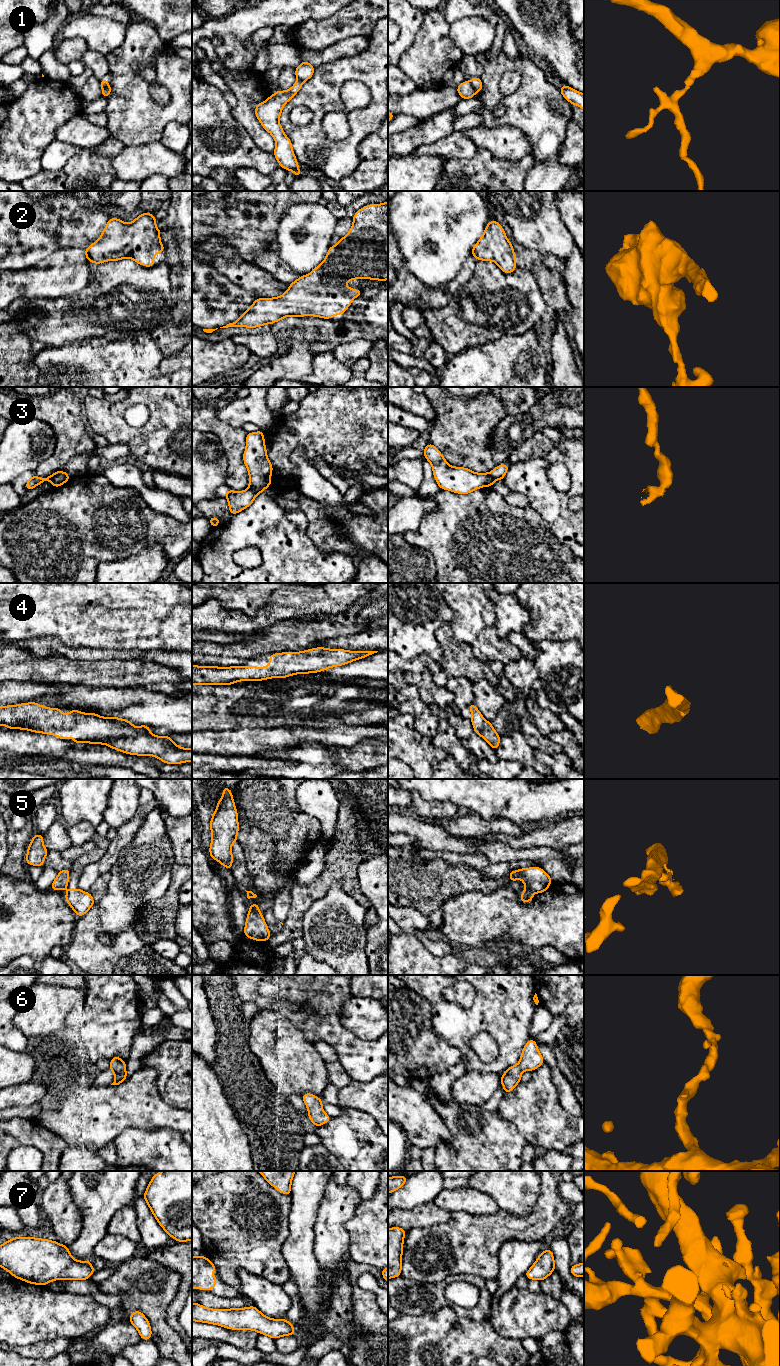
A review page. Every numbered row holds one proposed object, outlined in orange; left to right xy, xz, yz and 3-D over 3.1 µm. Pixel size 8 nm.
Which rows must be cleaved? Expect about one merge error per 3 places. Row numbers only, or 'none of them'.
1, 3, 5

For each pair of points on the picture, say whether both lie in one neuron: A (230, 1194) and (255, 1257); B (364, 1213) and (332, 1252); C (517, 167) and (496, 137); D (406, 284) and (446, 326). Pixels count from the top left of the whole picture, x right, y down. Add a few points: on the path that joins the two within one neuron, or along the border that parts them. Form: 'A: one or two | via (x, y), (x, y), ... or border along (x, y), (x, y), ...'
A: one | via (230, 1210), (244, 1225), (245, 1231), (252, 1241)
B: two | border along (354, 1210), (345, 1223), (348, 1256)
C: two | border along (490, 150), (506, 159), (521, 159), (531, 153)
D: two | border along (450, 297), (444, 306), (421, 311)

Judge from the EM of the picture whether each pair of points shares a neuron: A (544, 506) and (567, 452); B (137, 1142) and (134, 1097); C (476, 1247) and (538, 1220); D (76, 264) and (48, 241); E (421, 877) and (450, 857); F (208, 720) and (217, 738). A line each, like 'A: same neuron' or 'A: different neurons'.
A: same neuron
B: different neurons
C: same neuron
D: different neurons
E: different neurons
F: different neurons

